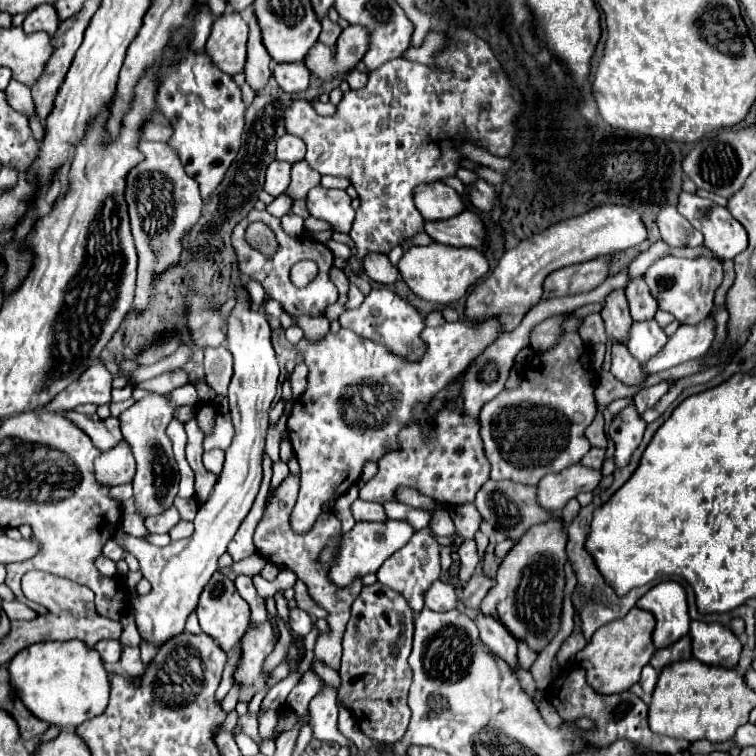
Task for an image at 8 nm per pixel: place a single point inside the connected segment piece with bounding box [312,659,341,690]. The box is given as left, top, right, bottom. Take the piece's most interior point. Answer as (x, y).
(325, 672)

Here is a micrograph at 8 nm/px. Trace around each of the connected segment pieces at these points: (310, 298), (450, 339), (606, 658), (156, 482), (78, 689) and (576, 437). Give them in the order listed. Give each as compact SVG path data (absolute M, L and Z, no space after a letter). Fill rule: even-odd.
M252 210L250 216L246 216L246 220L242 220L242 224L238 224L238 228L234 228L234 248L238 252L238 262L240 262L240 270L244 276L250 276L254 280L258 280L264 290L282 304L282 308L292 316L292 318L298 318L300 316L300 310L310 310L310 316L322 316L324 310L328 308L328 304L334 304L338 300L338 290L336 286L330 282L328 278L328 270L332 268L332 262L334 262L334 256L332 252L322 244L322 242L316 242L316 240L310 240L306 236L298 236L298 238L288 238L282 228L280 228L280 220L270 216L268 212L258 212L258 210ZM252 222L264 222L266 226L272 228L272 232L276 234L276 240L278 240L278 250L272 254L272 256L266 256L258 250L254 250L248 242L246 242L246 228L252 224ZM300 260L314 260L320 268L318 272L318 278L314 278L308 286L304 288L294 288L294 284L290 282L288 274L290 274L290 268L300 262Z
M490 316L482 322L458 320L446 322L438 328L426 328L426 332L422 332L422 340L426 340L428 350L422 360L410 364L402 358L396 358L392 352L386 352L386 348L382 348L380 344L362 340L360 336L354 336L354 332L344 328L338 334L328 334L318 344L300 340L300 344L296 344L296 350L304 354L304 362L310 368L310 374L308 388L294 402L288 418L288 438L302 470L300 494L290 518L292 528L296 532L308 532L308 528L320 516L320 506L326 500L336 500L338 496L342 496L360 478L362 464L366 460L378 460L382 452L396 446L398 428L402 428L410 418L412 406L418 402L428 402L446 384L458 378L466 370L466 366L486 350L486 346L498 340L502 332L504 328L496 316Z
M632 608L624 618L618 618L594 632L584 650L576 654L576 662L586 668L588 684L602 694L618 694L628 690L634 682L640 680L640 670L650 662L656 652L652 642L652 632L656 618L640 608Z
M182 386L178 390L172 390L172 398L166 400L160 394L150 394L148 398L136 402L132 408L120 414L120 428L124 440L130 444L132 454L136 458L136 474L132 480L134 486L134 500L136 500L136 512L146 520L148 516L158 516L164 510L168 510L178 494L178 466L172 454L172 444L166 436L166 426L172 420L172 410L180 404L196 406L198 394L192 386Z
M80 640L70 642L38 642L20 650L8 666L10 686L20 702L50 726L76 728L94 716L104 714L110 694L108 672L94 648L86 648Z
M566 332L552 350L536 356L532 366L534 368L528 370L520 388L502 390L480 410L480 436L484 440L486 456L492 464L492 480L512 480L518 484L536 486L548 472L560 472L572 464L578 464L590 448L590 442L584 436L584 430L596 416L594 382L590 374L590 348L576 332Z

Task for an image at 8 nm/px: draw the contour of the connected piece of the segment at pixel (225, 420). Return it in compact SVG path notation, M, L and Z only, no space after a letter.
M218 414L216 416L216 426L212 430L210 436L204 438L204 450L212 450L212 448L220 448L226 450L230 446L230 440L234 436L234 428L230 424L230 414Z

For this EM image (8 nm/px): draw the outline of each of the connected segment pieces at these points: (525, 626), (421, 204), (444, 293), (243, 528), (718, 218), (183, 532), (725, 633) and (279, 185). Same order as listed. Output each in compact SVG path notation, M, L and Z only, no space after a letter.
M560 518L528 530L502 560L496 574L496 586L480 604L484 614L498 614L498 620L510 630L510 634L516 640L524 640L536 652L540 652L560 628L566 540Z
M442 182L418 184L414 190L414 204L424 220L446 220L464 210L464 204L454 188Z
M432 242L428 246L408 248L398 262L398 270L408 288L422 300L434 304L452 304L458 302L466 294L466 290L488 272L488 262L482 252L474 248L454 248Z
M264 452L264 456L262 457L262 468L263 479L258 496L256 496L256 500L252 504L252 510L248 512L248 516L244 518L244 522L240 524L240 528L238 528L238 532L232 538L230 548L228 548L230 556L234 558L234 562L238 562L238 560L242 560L242 558L246 558L246 556L250 556L250 554L256 552L256 546L252 542L252 536L254 536L254 530L256 530L260 518L262 518L272 477L272 461L266 452Z
M682 192L678 198L678 212L704 234L704 246L720 260L734 260L748 246L744 226L712 200Z
M180 520L180 522L170 530L170 538L172 538L172 540L182 540L182 538L188 538L192 532L194 532L194 524L188 522L188 520Z
M692 620L690 636L692 636L694 658L698 658L704 664L736 668L742 644L728 626Z
M274 160L266 170L264 190L276 198L286 192L288 184L290 184L290 164L286 164L282 160Z

